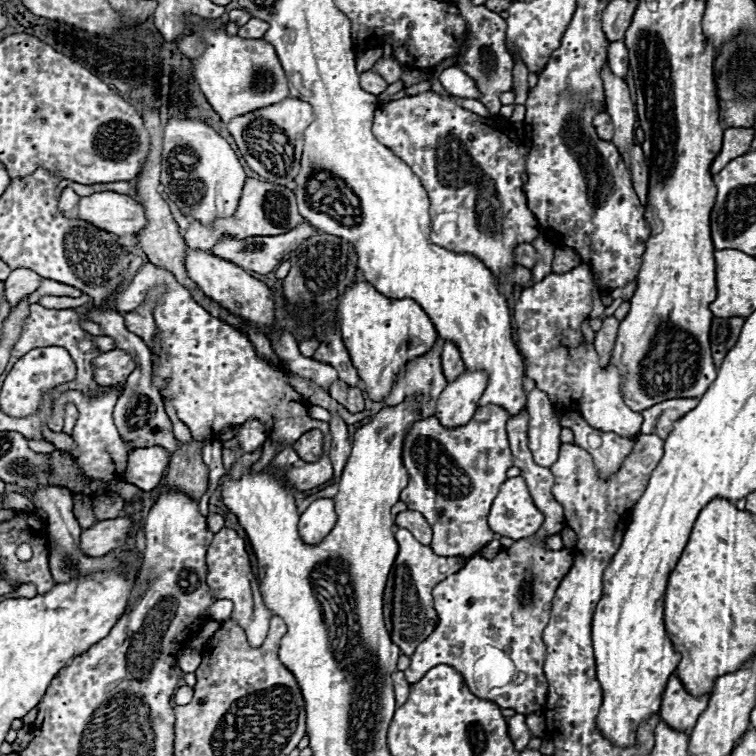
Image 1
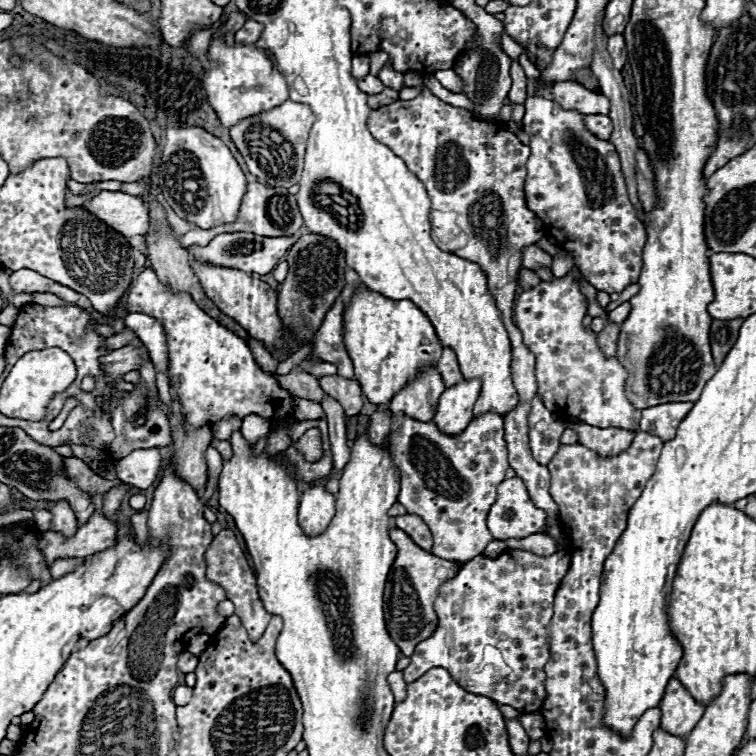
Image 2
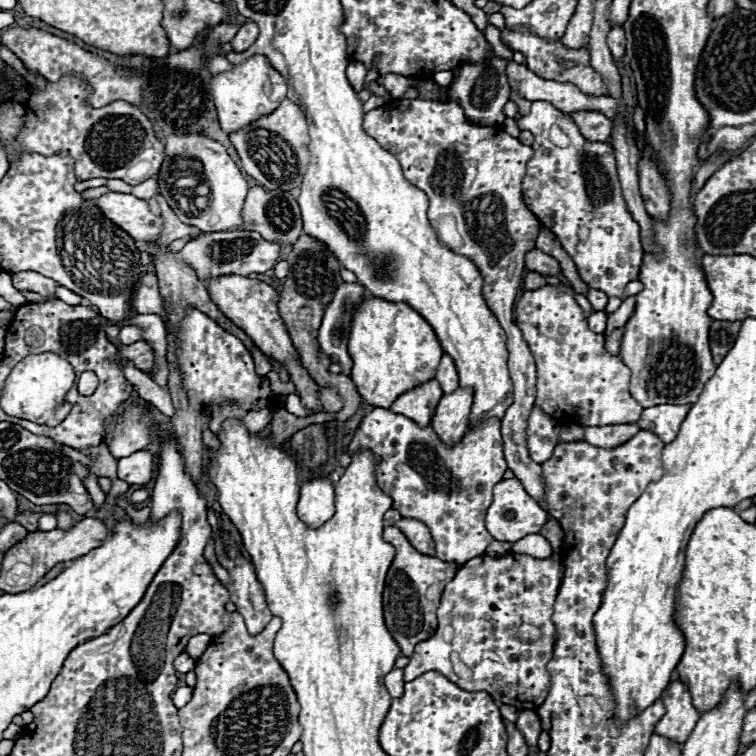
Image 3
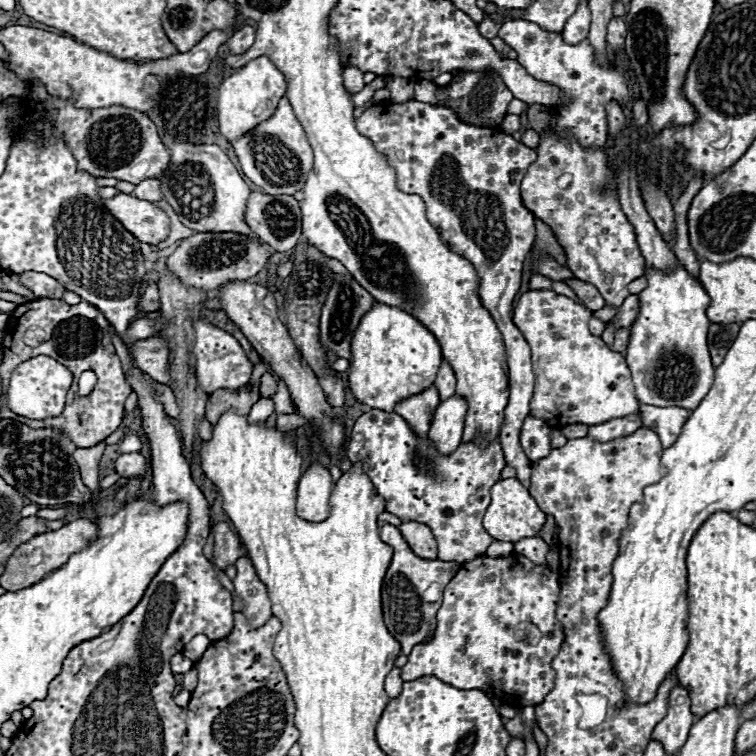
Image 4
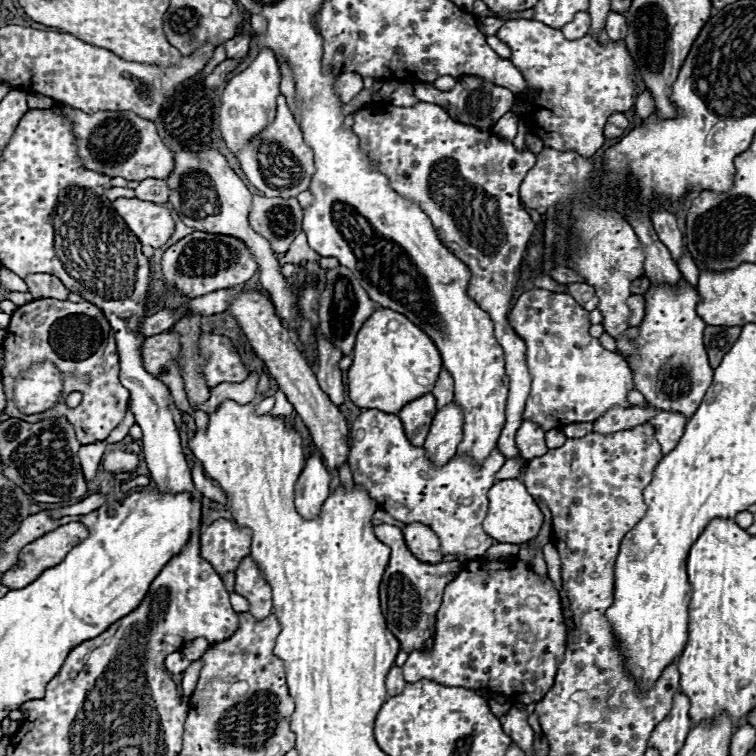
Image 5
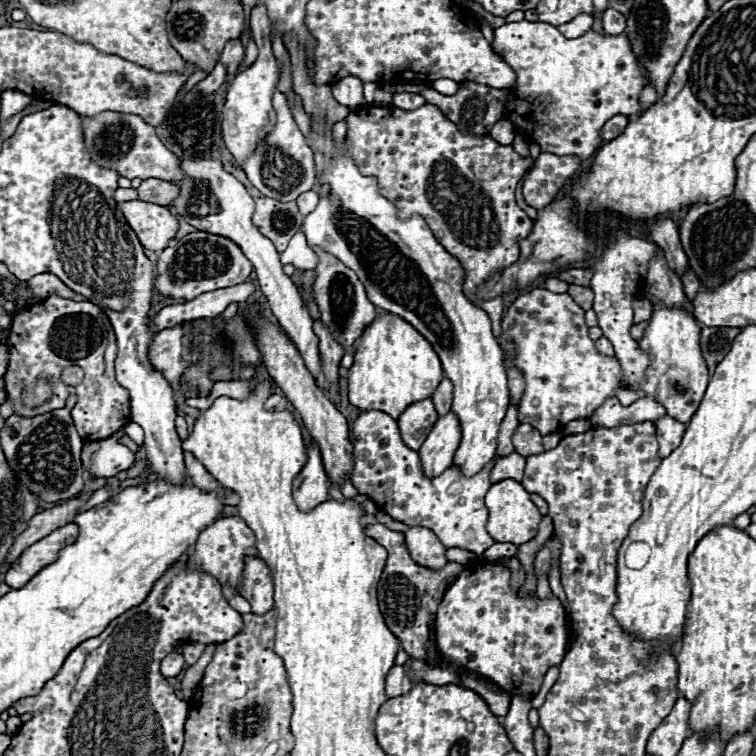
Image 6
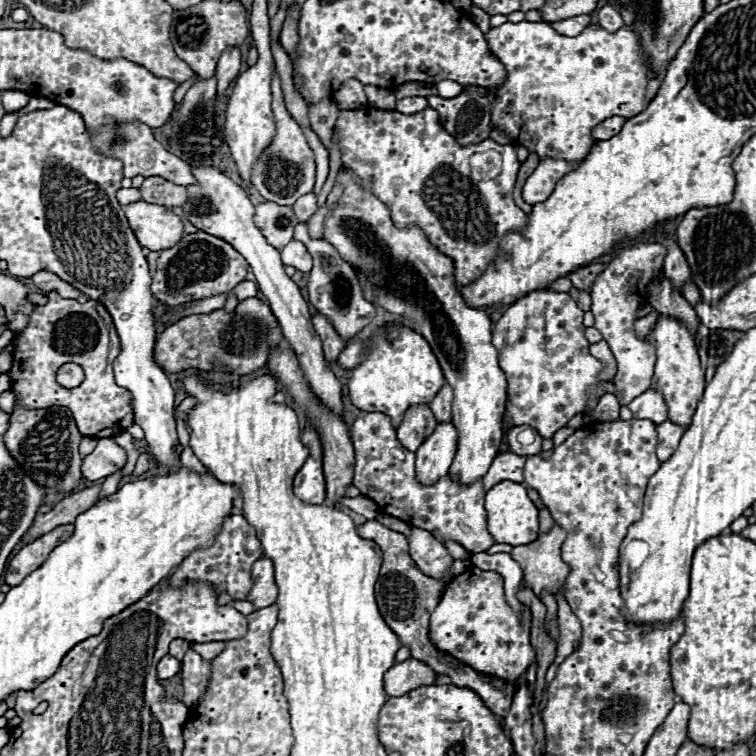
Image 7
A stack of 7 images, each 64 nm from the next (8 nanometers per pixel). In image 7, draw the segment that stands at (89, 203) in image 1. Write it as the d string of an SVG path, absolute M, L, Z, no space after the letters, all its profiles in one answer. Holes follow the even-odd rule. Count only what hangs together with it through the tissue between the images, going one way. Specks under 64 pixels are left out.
M144 200L122 206L138 242L154 252L168 250L182 238L182 220L168 208Z

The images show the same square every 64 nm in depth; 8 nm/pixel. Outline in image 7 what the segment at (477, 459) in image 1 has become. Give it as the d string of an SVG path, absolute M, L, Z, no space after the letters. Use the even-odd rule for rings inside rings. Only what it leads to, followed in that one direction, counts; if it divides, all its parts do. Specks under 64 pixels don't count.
M364 412L364 416L354 422L350 432L356 452L354 486L360 490L362 496L372 498L382 512L402 518L406 522L414 520L416 528L438 532L444 540L458 542L472 554L484 552L492 544L496 544L486 530L482 478L472 484L456 482L454 486L452 476L446 474L434 484L420 484L414 470L416 454L406 450L398 442L396 428L382 412Z

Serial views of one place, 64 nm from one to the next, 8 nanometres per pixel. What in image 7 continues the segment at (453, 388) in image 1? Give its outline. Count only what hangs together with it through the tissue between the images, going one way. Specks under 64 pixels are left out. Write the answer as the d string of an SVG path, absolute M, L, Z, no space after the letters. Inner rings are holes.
M438 422L436 430L416 450L416 476L424 484L432 484L444 474L456 454L458 430L452 422Z

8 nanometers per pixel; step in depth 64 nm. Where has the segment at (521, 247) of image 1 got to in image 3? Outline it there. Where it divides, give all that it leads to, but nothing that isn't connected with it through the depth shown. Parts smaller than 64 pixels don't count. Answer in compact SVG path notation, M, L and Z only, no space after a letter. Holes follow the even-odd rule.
M536 248L526 254L526 268L536 270L538 274L550 274L550 276L556 276L560 270L558 262L550 254L536 250Z

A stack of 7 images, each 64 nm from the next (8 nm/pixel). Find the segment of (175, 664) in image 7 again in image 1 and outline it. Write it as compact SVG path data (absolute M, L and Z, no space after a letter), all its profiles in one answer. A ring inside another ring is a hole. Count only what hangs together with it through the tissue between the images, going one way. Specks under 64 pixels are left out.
M186 648L186 650L182 650L180 656L178 656L178 666L180 666L184 672L196 672L196 668L200 666L200 662L202 662L200 650L190 650L190 648Z

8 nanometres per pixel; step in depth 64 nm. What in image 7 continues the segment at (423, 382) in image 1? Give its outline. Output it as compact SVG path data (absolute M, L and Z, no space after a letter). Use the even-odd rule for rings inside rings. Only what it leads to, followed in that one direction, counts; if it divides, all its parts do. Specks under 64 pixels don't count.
M418 404L408 408L408 412L402 418L402 424L398 426L398 440L404 448L410 452L416 452L418 446L432 434L432 430L438 426L438 420L434 418L430 404Z

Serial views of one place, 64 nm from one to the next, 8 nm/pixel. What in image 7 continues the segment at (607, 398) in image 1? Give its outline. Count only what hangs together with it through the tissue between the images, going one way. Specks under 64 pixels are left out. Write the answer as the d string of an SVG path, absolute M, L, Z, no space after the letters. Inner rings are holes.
M534 290L524 298L516 300L496 322L496 328L492 330L492 344L498 350L500 368L506 372L508 380L504 416L510 416L510 422L514 426L528 424L534 430L538 430L542 438L552 438L556 430L564 428L576 414L586 412L590 388L596 392L598 398L606 394L602 390L602 384L610 380L598 378L600 372L604 370L604 364L590 354L590 342L584 336L586 326L582 324L582 316L584 310L580 310L566 292Z

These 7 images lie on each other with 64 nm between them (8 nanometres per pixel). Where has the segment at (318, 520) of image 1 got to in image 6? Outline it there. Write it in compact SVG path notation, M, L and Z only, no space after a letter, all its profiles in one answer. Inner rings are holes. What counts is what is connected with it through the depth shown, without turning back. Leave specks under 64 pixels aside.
M312 442L308 448L308 462L294 480L294 500L302 512L314 510L318 504L328 500L330 480L324 472L318 446Z

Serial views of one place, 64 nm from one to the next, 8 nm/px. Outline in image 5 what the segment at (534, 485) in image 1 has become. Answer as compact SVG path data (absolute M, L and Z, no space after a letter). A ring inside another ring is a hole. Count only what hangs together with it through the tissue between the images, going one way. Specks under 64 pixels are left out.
M428 102L414 106L366 106L356 112L352 130L360 142L364 142L376 168L388 174L398 194L408 196L408 186L418 186L416 196L420 208L430 216L440 240L468 264L472 272L468 294L490 314L496 338L506 352L506 374L510 376L506 424L498 438L498 450L506 458L520 458L514 438L522 424L532 376L526 364L526 344L508 324L508 310L526 246L536 230L530 214L520 206L518 196L520 182L536 164L536 154L516 150L510 140L492 132L460 124L452 120L444 108ZM514 558L514 560L480 560L480 568L478 570L460 570L458 576L446 586L444 590L444 600L442 606L436 614L436 634L434 634L434 644L428 650L414 650L410 652L406 664L402 666L402 674L406 682L418 682L420 678L432 678L434 682L446 684L446 686L458 686L458 688L470 688L470 690L480 690L486 688L490 692L502 694L512 698L514 702L524 702L524 704L532 704L532 702L540 702L544 698L544 694L552 688L554 684L554 676L556 676L556 662L560 662L562 654L564 654L564 646L566 646L566 626L564 626L564 618L562 618L562 604L560 604L560 594L554 588L552 580L546 578L542 580L524 560Z

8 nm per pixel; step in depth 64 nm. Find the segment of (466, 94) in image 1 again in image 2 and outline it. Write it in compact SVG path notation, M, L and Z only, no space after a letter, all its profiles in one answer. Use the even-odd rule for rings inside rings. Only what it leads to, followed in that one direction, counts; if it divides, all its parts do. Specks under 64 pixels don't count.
M450 68L450 70L438 70L438 72L436 72L436 78L438 78L438 82L440 82L446 90L450 90L450 92L460 94L460 92L464 90L464 80L460 78L460 74L456 74L454 68Z

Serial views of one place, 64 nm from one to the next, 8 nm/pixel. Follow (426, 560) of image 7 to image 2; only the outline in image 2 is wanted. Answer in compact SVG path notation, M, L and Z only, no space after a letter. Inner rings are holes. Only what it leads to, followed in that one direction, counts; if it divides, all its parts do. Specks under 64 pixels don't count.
M402 514L402 516L396 516L394 520L396 528L404 530L406 534L410 534L410 538L424 550L430 550L432 548L432 534L426 526L426 522L416 516L416 514Z

